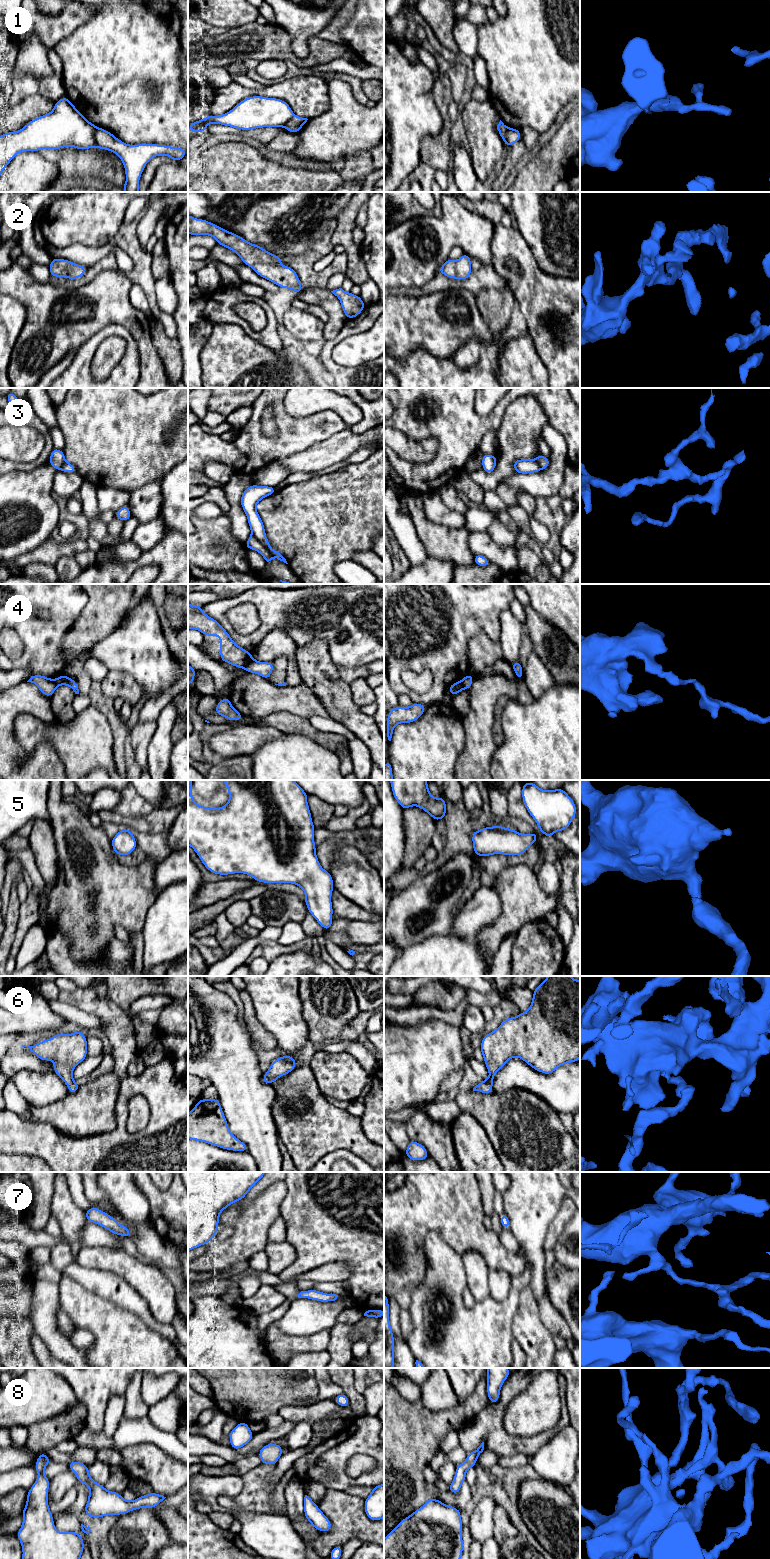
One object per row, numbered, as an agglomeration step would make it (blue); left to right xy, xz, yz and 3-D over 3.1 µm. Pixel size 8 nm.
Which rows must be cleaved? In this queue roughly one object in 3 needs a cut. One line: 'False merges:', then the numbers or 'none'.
False merges: 1, 3, 4

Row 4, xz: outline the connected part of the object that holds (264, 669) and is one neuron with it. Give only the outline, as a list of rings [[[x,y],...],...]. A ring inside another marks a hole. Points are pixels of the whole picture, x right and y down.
[[[253,660],[246,667],[244,667],[244,670],[249,673],[258,674],[269,681],[270,674],[274,670],[274,664],[273,662],[259,662]]]

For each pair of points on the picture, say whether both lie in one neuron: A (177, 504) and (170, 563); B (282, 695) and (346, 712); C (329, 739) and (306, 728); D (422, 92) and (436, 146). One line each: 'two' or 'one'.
A: two
B: two
C: one
D: two

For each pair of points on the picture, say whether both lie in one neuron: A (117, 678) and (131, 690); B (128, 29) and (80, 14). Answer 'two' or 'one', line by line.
A: one
B: two

